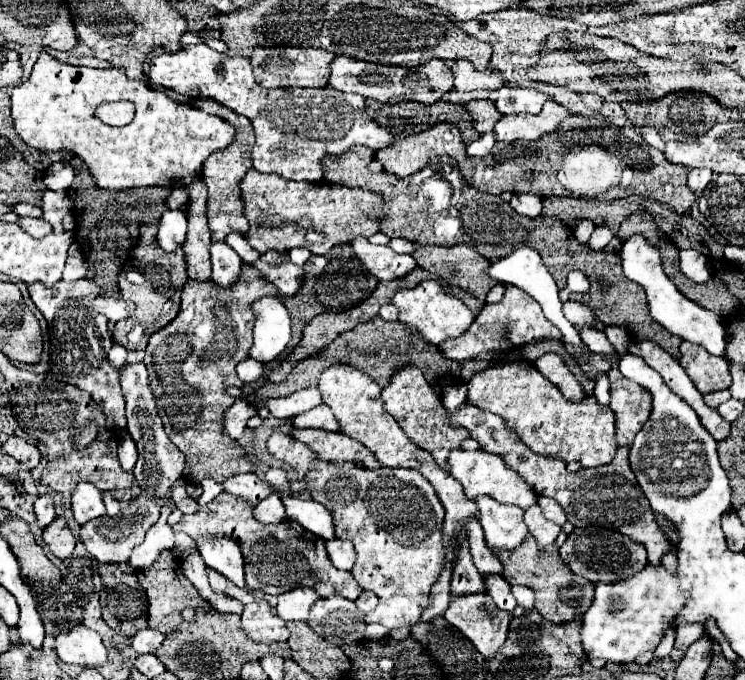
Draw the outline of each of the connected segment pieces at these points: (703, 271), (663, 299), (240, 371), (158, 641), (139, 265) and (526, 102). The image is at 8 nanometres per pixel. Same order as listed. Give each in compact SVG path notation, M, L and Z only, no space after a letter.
M687 249L679 253L679 267L681 271L693 281L693 283L705 283L711 279L711 263L709 257L703 255L701 251Z
M635 233L633 237L629 237L623 243L619 255L623 261L625 277L643 285L643 289L647 291L649 313L657 323L661 323L667 331L671 331L673 335L679 335L685 341L703 345L711 355L723 355L723 351L727 347L727 327L725 327L723 319L717 317L713 311L707 311L705 307L689 301L685 295L681 295L677 291L677 287L669 281L669 277L663 271L659 249L653 243L649 243L643 235Z
M245 359L237 365L237 377L245 383L253 383L253 381L259 381L259 377L263 375L265 367L263 363L259 361L253 361L253 359Z
M143 629L143 631L137 631L133 635L133 649L139 653L139 655L145 655L145 653L155 653L165 641L165 635L155 631L155 629Z
M153 225L141 229L139 245L133 251L133 259L123 267L121 277L119 277L119 291L123 299L131 299L137 307L133 317L115 323L113 329L113 341L117 345L123 345L129 351L143 351L147 347L147 335L153 331L159 331L167 323L175 319L179 313L179 303L181 303L181 291L187 281L187 269L185 269L185 253L183 247L165 253L155 239L157 231Z
M501 87L497 89L495 105L503 115L509 113L539 113L543 103L549 97L535 89L517 89L517 87Z

